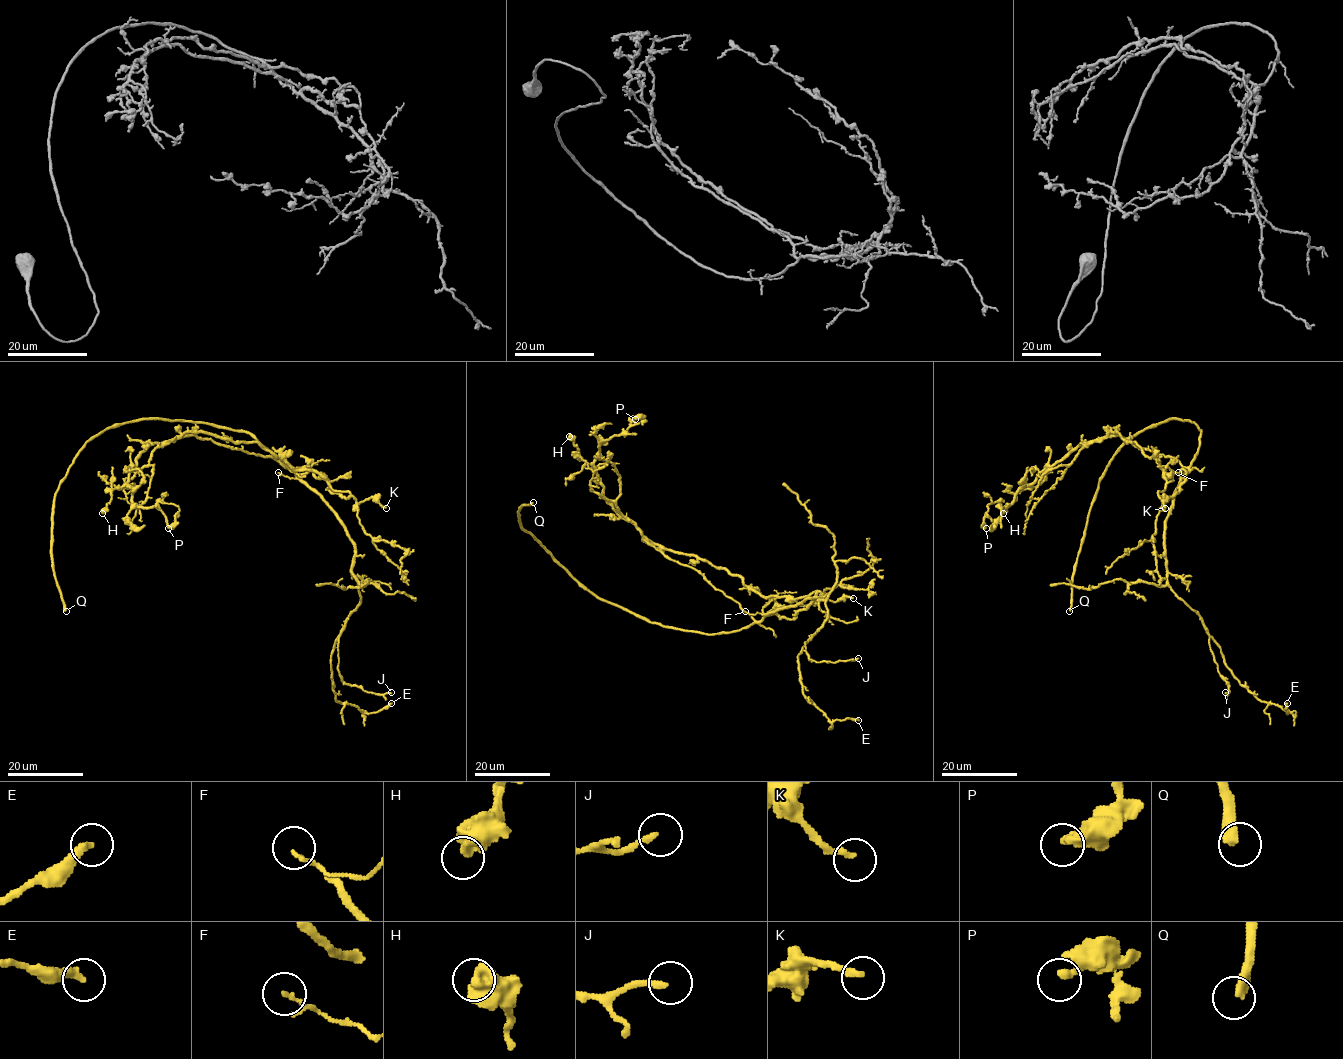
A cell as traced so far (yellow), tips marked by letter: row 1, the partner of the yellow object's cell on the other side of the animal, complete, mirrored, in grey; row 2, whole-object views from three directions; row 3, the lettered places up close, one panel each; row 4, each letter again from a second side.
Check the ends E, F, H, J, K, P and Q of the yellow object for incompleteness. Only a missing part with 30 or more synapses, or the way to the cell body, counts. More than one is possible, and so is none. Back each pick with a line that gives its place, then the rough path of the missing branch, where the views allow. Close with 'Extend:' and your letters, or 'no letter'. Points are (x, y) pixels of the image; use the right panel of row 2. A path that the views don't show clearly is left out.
Q: Place: (1069, 611). Course of what is missing: (1069, 611), (1058, 695), (1046, 719), (1035, 731), (1026, 732), (1022, 715), (1044, 665), (1067, 641)
Extend: Q

